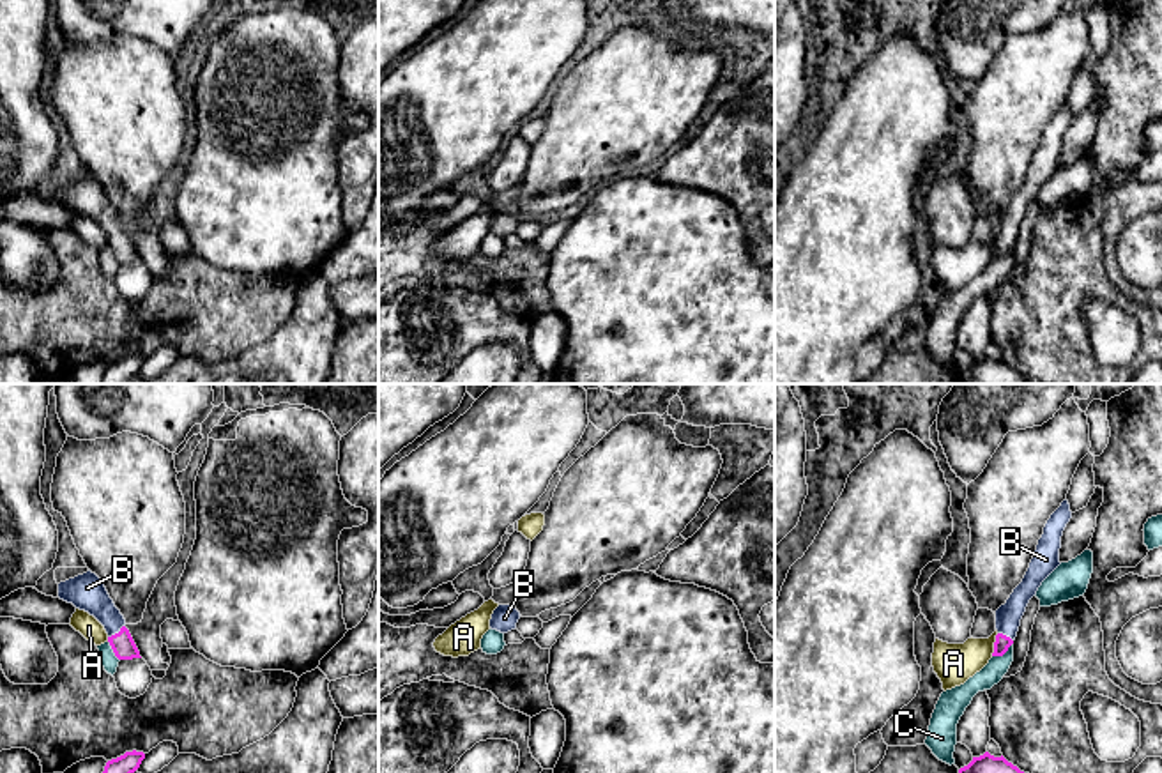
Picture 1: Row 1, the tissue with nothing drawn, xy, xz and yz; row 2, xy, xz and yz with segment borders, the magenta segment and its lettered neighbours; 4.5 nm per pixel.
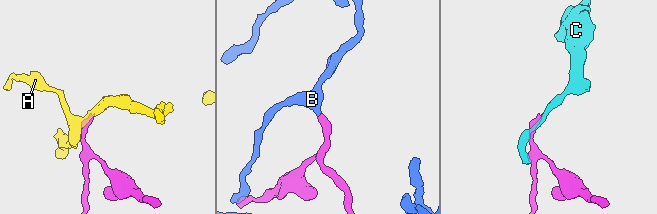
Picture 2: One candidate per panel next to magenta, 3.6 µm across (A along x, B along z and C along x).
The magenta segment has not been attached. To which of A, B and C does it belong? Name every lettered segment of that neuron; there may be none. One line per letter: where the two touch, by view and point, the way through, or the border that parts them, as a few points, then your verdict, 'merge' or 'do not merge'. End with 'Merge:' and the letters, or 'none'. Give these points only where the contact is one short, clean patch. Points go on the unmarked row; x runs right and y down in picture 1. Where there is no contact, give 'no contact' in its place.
A: meets magenta in yz at (994, 248); do not merge
B: meets magenta in xy at (115, 237); merge
C: meets magenta in yz at (1003, 257); do not merge
Merge: B

